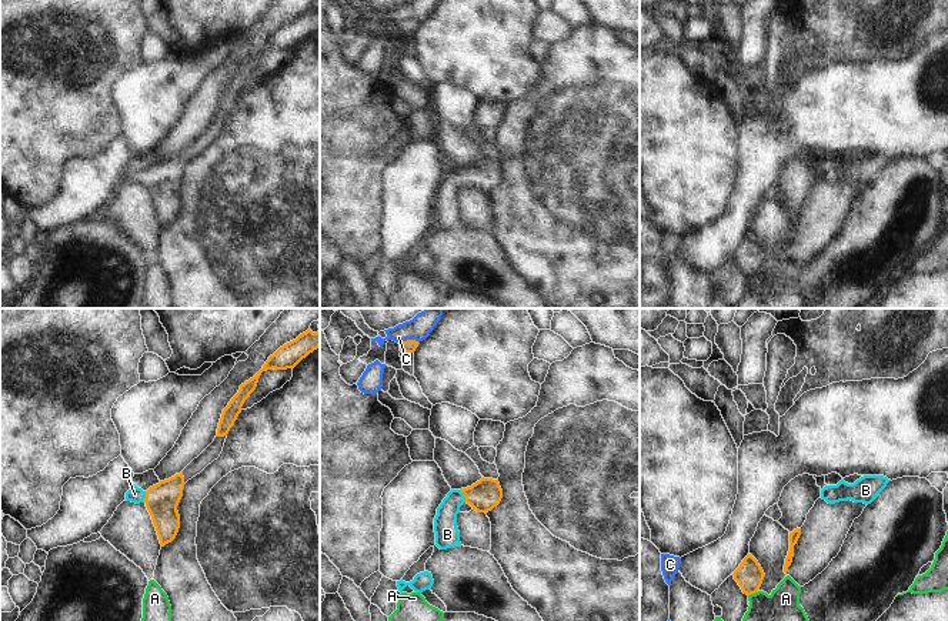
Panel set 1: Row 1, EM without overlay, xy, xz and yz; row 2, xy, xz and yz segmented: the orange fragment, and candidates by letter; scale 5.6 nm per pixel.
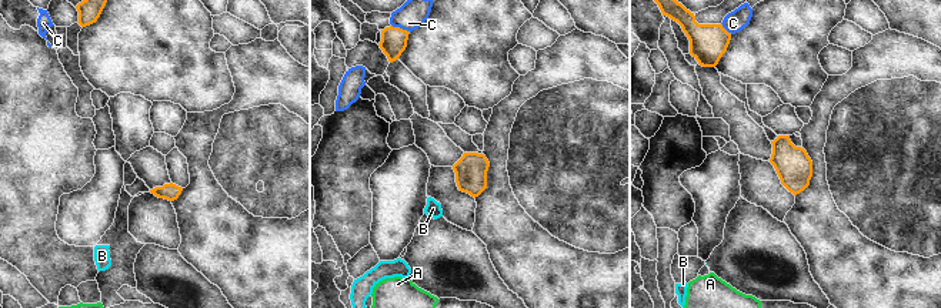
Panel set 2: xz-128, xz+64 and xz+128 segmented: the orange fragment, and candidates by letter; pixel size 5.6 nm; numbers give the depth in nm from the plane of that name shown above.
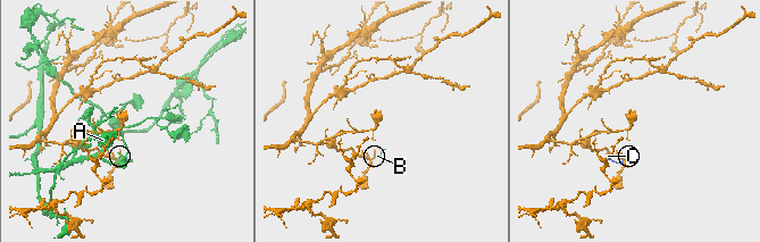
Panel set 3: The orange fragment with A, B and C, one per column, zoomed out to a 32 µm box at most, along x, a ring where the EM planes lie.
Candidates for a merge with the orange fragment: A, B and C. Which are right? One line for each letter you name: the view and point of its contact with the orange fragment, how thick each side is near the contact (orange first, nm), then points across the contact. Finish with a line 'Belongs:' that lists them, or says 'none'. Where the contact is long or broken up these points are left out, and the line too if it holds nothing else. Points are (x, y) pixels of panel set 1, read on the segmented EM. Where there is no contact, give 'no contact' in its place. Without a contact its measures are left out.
B: contact xz (464, 496); calibres 170 and 140 nm; way xz (486, 494), (464, 496), (447, 511), (447, 534)
Belongs: B

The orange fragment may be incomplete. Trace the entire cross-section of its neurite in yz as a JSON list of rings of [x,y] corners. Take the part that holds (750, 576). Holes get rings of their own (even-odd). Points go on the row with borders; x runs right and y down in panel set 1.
[[[748,554],[742,560],[742,562],[734,571],[732,575],[738,585],[741,587],[742,592],[747,595],[758,592],[765,577],[761,565],[751,554]]]

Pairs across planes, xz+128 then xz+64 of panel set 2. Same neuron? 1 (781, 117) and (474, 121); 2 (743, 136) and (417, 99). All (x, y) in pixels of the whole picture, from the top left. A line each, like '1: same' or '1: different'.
1: same
2: different

